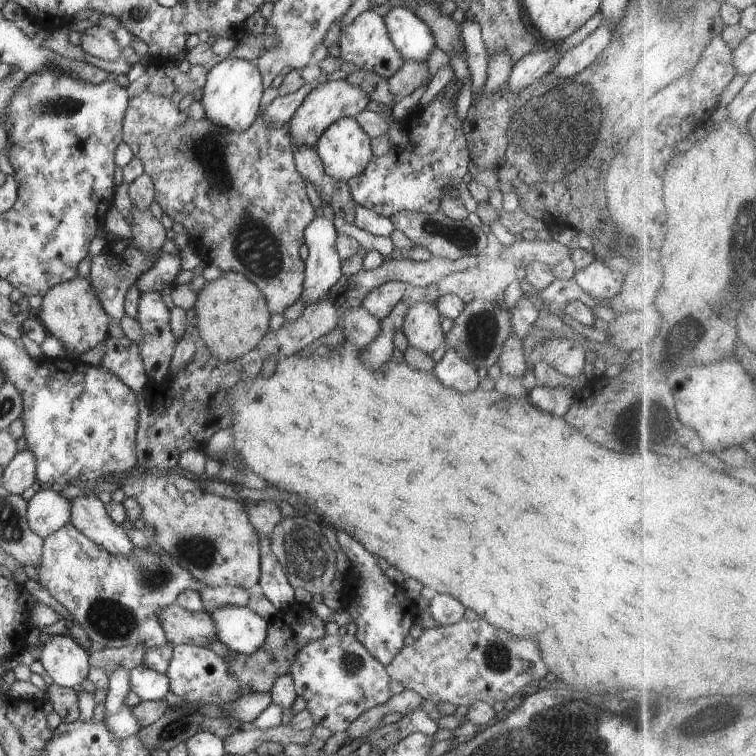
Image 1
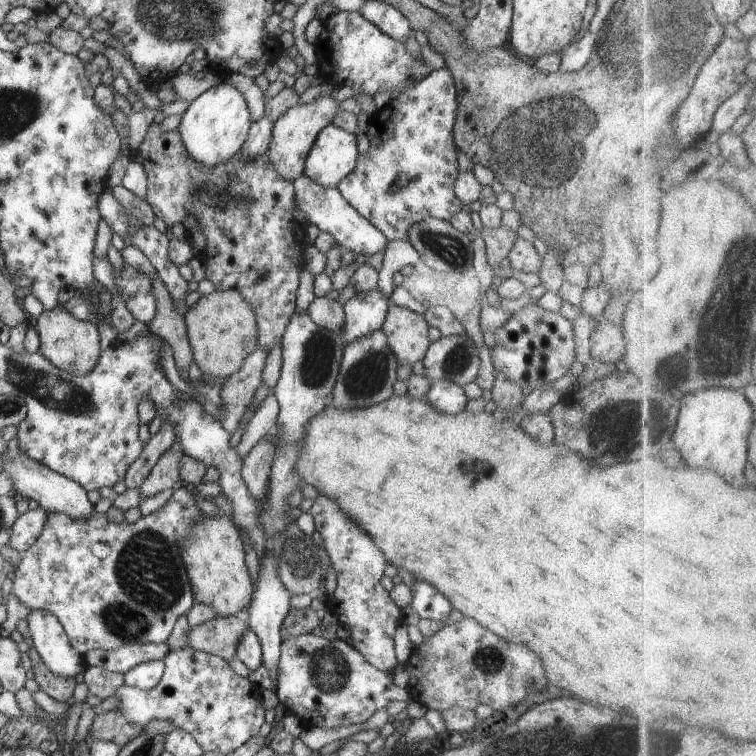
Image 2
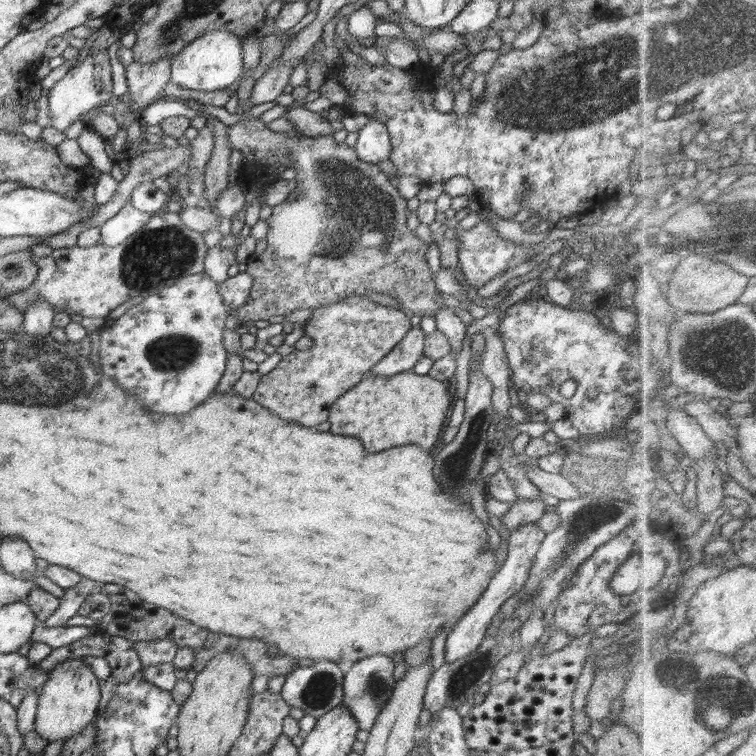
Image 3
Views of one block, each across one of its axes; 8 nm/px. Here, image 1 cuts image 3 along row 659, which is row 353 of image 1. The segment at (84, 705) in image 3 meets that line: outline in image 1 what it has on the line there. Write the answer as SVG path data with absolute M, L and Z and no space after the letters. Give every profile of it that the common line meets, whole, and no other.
M74 276L74 279L60 282L50 288L43 297L42 307L37 315L47 332L65 344L65 349L74 360L94 349L109 336L110 318L100 305L100 300L88 277Z

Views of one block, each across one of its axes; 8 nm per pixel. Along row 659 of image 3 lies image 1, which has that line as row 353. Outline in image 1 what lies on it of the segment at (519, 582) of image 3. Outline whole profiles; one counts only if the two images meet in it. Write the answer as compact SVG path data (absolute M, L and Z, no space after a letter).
M455 349L446 350L442 360L436 364L433 374L447 388L462 393L479 388L478 368Z

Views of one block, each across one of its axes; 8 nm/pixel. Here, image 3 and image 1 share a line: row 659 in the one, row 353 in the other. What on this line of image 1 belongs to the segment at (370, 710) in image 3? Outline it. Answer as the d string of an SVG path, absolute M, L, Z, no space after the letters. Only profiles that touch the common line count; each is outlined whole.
M401 301L396 304L396 307L390 312L390 315L382 321L382 331L361 350L361 358L363 363L374 370L378 370L384 362L387 362L394 352L393 337L395 331L402 329L404 325L405 315L411 308L408 301Z

